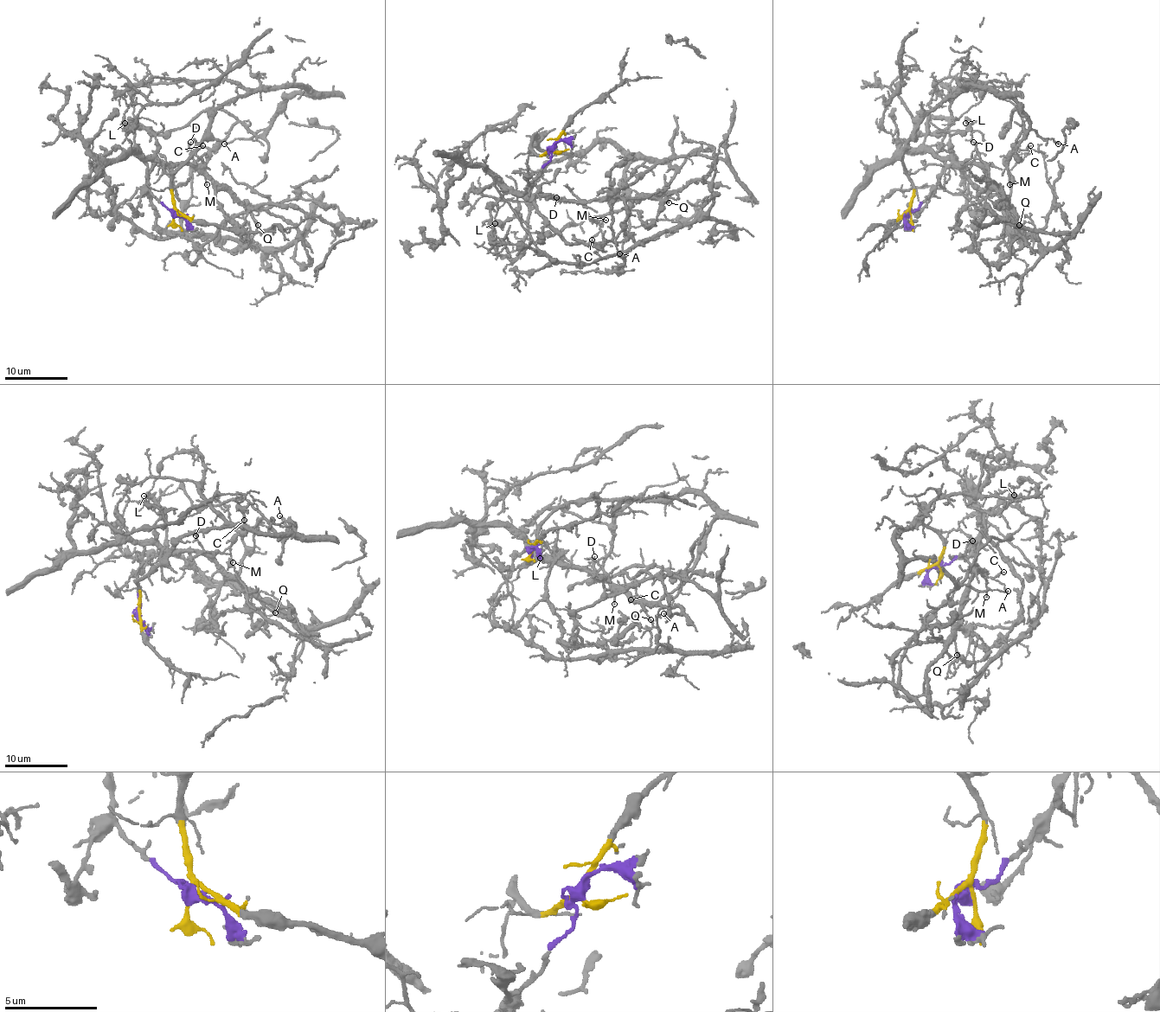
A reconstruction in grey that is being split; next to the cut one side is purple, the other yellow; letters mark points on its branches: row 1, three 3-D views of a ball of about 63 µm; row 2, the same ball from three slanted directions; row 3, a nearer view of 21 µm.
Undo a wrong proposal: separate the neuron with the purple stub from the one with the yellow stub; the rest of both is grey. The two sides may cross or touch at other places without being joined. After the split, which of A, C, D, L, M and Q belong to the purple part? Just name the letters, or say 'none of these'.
D, L, Q

